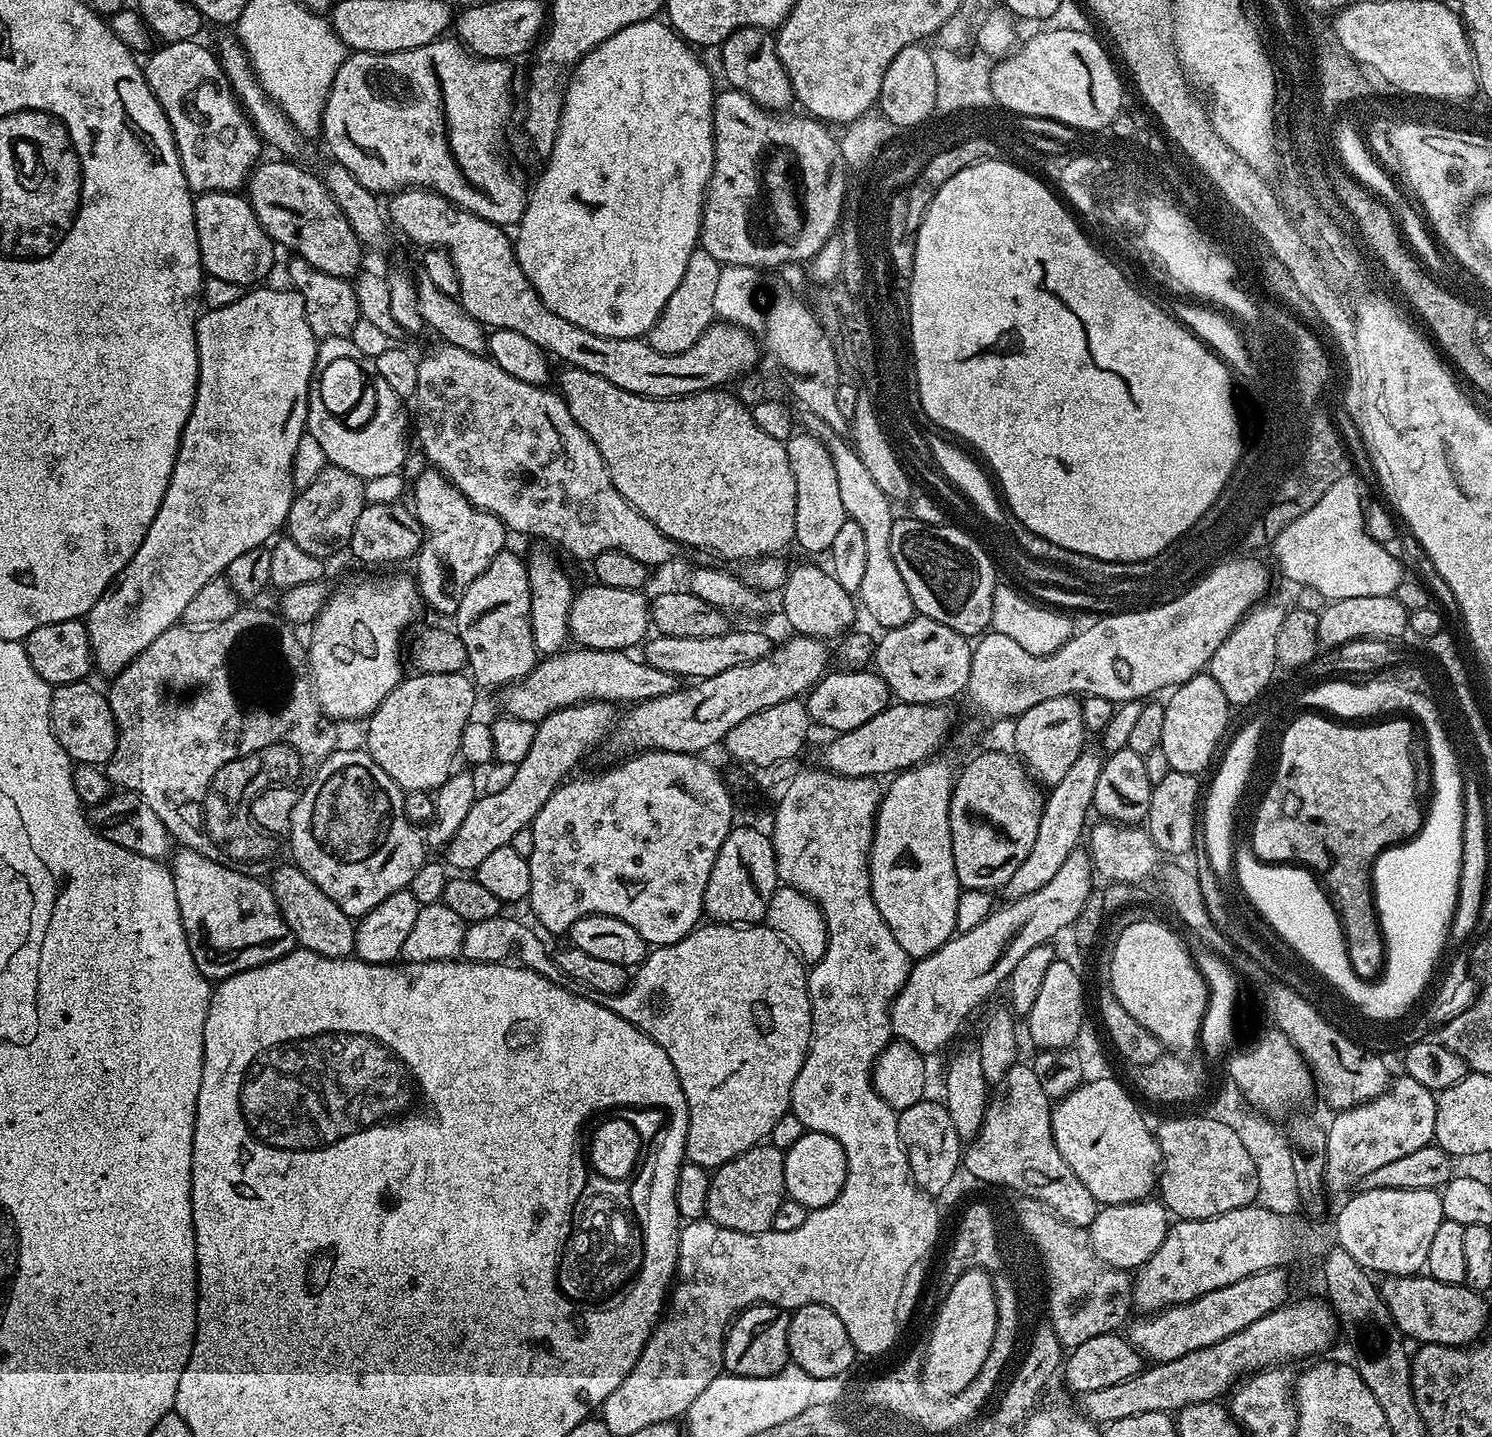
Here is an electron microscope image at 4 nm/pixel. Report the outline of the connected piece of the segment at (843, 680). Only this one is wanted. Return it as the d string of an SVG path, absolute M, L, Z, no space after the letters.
M835 670L821 676L818 683L812 685L806 696L808 719L813 725L821 724L829 728L829 733L849 732L862 722L870 722L890 703L890 693L886 682L875 670Z

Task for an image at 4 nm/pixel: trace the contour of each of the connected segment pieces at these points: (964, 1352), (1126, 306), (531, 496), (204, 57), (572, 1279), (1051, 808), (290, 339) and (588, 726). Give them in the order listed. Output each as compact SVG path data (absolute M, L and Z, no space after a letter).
M970 1269L962 1274L947 1289L944 1301L940 1304L940 1313L936 1316L936 1325L932 1328L932 1337L923 1353L923 1384L931 1397L957 1396L982 1370L990 1346L994 1342L996 1329L995 1292L993 1277L987 1271Z
M1006 159L987 160L981 164L972 164L969 168L964 168L958 174L954 174L954 178L945 180L942 187L936 191L936 197L940 199L940 204L934 203L932 200L926 210L916 239L914 270L908 292L911 360L915 364L918 394L922 408L928 408L928 412L932 412L932 416L936 416L936 420L940 420L940 424L948 424L948 428L952 428L952 432L960 432L960 436L968 436L968 440L972 440L972 444L980 444L980 448L984 448L984 452L988 452L988 460L992 460L992 464L996 464L996 472L1000 472L1000 480L1004 480L1004 488L1008 488L1008 500L1012 500L1012 508L1016 508L1020 520L1024 520L1024 524L1028 524L1028 530L1034 530L1034 534L1042 534L1042 538L1054 542L1056 546L1066 545L1069 551L1086 554L1096 560L1118 560L1121 562L1149 560L1160 555L1161 552L1167 552L1168 547L1175 540L1185 536L1194 526L1194 522L1198 522L1198 518L1202 518L1201 510L1206 507L1206 501L1212 500L1212 495L1218 491L1217 486L1222 482L1222 474L1230 467L1230 462L1236 460L1236 433L1242 430L1242 423L1236 417L1236 404L1232 401L1234 376L1230 368L1220 368L1220 364L1216 364L1216 360L1212 360L1212 356L1208 356L1208 352L1204 352L1204 348L1200 348L1200 344L1195 339L1187 336L1185 332L1181 332L1180 327L1177 327L1177 323L1173 321L1165 309L1163 312L1154 301L1147 300L1143 296L1145 293L1135 284L1132 284L1120 272L1118 266L1112 264L1100 253L1090 239L1089 233L1078 223L1077 217L1062 203L1061 197L1051 187L1048 189L1046 186L1048 184L1039 175L1037 176L1031 176L1024 169L1024 166L1016 162L1009 162Z
M441 343L439 347L434 349L429 356L423 357L421 355L418 360L418 386L414 397L414 405L416 404L414 436L416 434L420 439L418 448L424 452L427 463L442 473L475 508L481 508L483 512L494 514L509 533L521 532L524 536L537 536L540 539L537 541L547 542L557 549L565 548L570 555L577 556L584 562L591 561L592 557L602 554L602 550L622 550L626 554L630 554L632 558L638 558L638 562L648 565L652 570L656 570L659 564L670 563L675 558L676 552L678 552L677 544L670 538L666 538L666 534L662 534L662 530L658 530L654 526L654 522L650 522L650 518L646 518L641 512L634 510L634 506L630 506L630 502L626 502L626 498L622 498L622 494L618 494L618 490L606 470L606 462L602 462L602 454L598 454L598 446L594 446L594 442L590 442L590 438L584 433L582 426L578 426L578 422L574 422L564 397L560 395L559 391L552 389L551 392L551 387L510 378L510 374L506 374L506 370L502 370L487 355L467 353L466 350L458 349L457 346L447 343Z
M194 39L157 47L143 65L144 76L170 122L182 170L193 193L239 193L261 159L262 141L232 92L217 53L200 43Z
M593 1175L585 1183L580 1197L576 1200L576 1207L572 1209L572 1233L568 1235L568 1242L562 1249L558 1279L563 1295L580 1302L580 1299L590 1299L599 1288L623 1289L635 1277L640 1269L640 1260L644 1256L644 1237L637 1219L638 1212L632 1209L632 1196L628 1193L628 1184L623 1180L608 1180L600 1175Z
M1086 750L1078 754L1074 766L1070 766L1070 771L1062 777L1062 782L1051 785L1050 791L1045 795L1034 846L1030 846L1026 862L1022 862L1018 870L1014 870L1014 878L1010 878L1010 882L1002 889L1009 901L1021 900L1023 896L1034 894L1034 890L1042 890L1042 886L1046 886L1046 882L1050 882L1050 878L1058 874L1062 862L1066 862L1066 858L1070 858L1072 851L1081 843L1086 832L1084 823L1088 820L1088 812L1093 811L1094 786L1098 786L1098 774L1104 765L1104 756L1097 752Z
M256 286L245 291L238 298L238 302L230 302L230 306L208 308L196 321L196 353L200 359L196 397L194 406L190 410L190 418L186 422L184 433L180 439L174 470L170 474L170 482L166 486L162 506L158 506L158 514L154 514L154 522L150 522L150 530L142 542L142 546L138 546L134 558L130 558L128 565L121 570L112 587L102 594L102 598L98 598L98 602L94 602L94 606L88 611L86 617L88 637L92 647L92 662L95 671L97 673L105 672L105 677L117 676L131 660L138 658L138 654L142 654L142 650L146 650L146 646L150 646L150 642L154 642L154 638L158 638L158 634L162 634L168 628L177 627L181 623L190 598L194 598L194 594L198 594L198 590L202 590L202 586L206 586L206 582L210 582L215 576L227 573L230 562L234 562L234 558L238 558L251 548L267 545L287 525L288 511L294 495L292 486L294 450L298 450L298 438L302 438L306 434L308 392L314 387L318 337L310 330L310 322L306 322L302 294L298 294L296 289L291 286L285 286L285 288L264 287Z
M588 700L585 704L566 706L536 724L534 743L521 764L516 765L516 773L510 786L498 790L498 794L484 794L475 800L462 826L447 844L448 864L460 874L475 873L482 861L494 850L502 850L511 845L518 830L529 827L533 818L546 806L550 794L573 775L576 763L595 744L609 739L616 727L618 708L606 700Z

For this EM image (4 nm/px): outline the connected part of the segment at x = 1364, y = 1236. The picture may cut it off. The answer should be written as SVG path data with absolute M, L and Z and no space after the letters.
M1364 1188L1352 1195L1336 1216L1335 1243L1369 1273L1380 1272L1381 1277L1423 1273L1434 1233L1444 1221L1439 1191Z

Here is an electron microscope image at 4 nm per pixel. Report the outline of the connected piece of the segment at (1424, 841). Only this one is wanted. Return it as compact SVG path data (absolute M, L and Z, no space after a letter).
M1456 808L1456 812L1436 812L1432 816L1432 824L1428 828L1421 823L1419 832L1407 842L1401 842L1396 847L1396 868L1400 868L1400 896L1396 896L1396 904L1388 904L1384 900L1384 918L1380 924L1388 924L1388 920L1412 920L1412 956L1400 956L1396 948L1392 948L1392 972L1383 972L1375 982L1364 980L1352 969L1348 957L1348 941L1344 939L1344 930L1334 911L1331 899L1322 887L1321 881L1307 867L1293 866L1291 863L1274 864L1259 860L1251 847L1237 851L1234 856L1234 876L1240 879L1240 888L1248 895L1248 900L1260 911L1260 916L1293 948L1300 960L1311 962L1319 973L1327 973L1340 988L1343 988L1351 1000L1362 1006L1363 1010L1377 1017L1392 1017L1400 1013L1405 1006L1410 1008L1416 1004L1415 1000L1424 992L1432 971L1436 968L1436 959L1442 956L1445 947L1440 944L1440 936L1450 936L1452 915L1456 912L1456 895L1460 885L1460 863L1462 862L1462 818L1464 808Z

